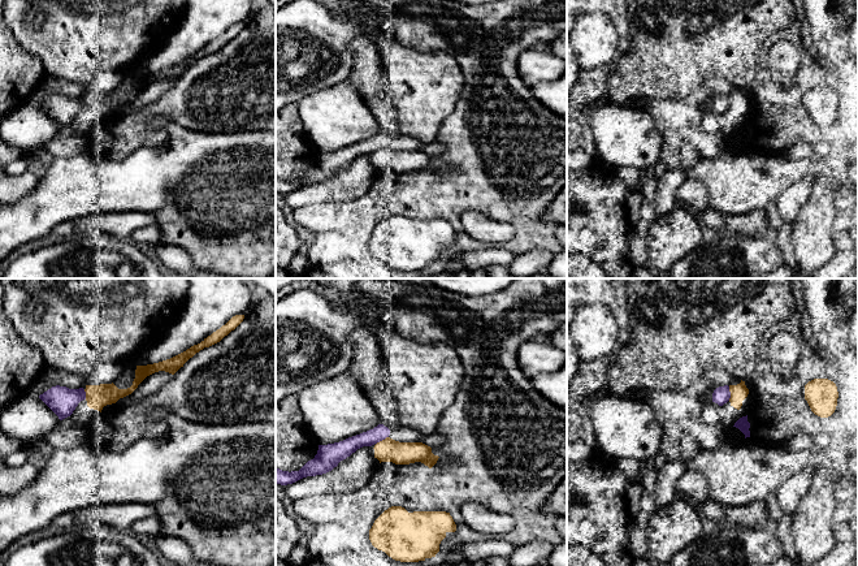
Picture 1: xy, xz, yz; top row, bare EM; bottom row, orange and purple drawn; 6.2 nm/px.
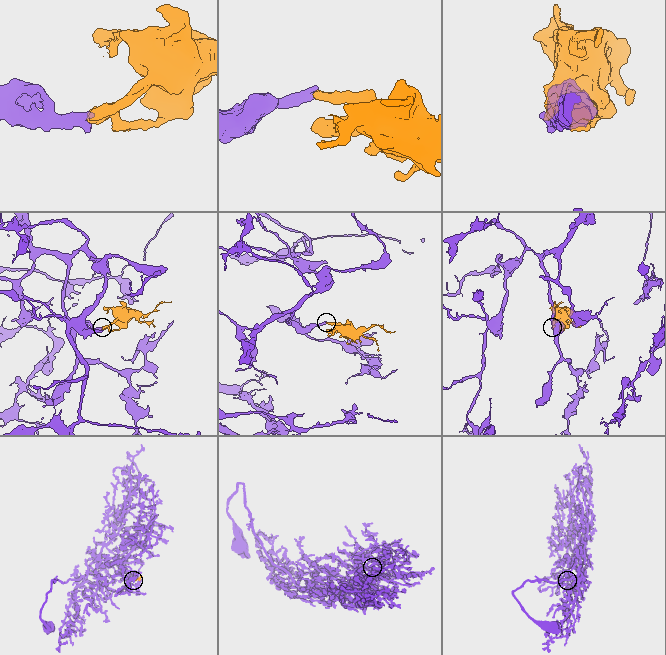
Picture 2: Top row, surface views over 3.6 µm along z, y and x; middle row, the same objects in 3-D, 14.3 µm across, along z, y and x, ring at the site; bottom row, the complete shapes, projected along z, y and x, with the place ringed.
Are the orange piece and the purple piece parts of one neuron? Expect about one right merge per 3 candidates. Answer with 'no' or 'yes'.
no

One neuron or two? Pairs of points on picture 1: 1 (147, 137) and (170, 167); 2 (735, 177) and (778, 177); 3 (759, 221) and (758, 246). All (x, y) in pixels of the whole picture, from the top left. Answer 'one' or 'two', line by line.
1: two
2: one
3: two

